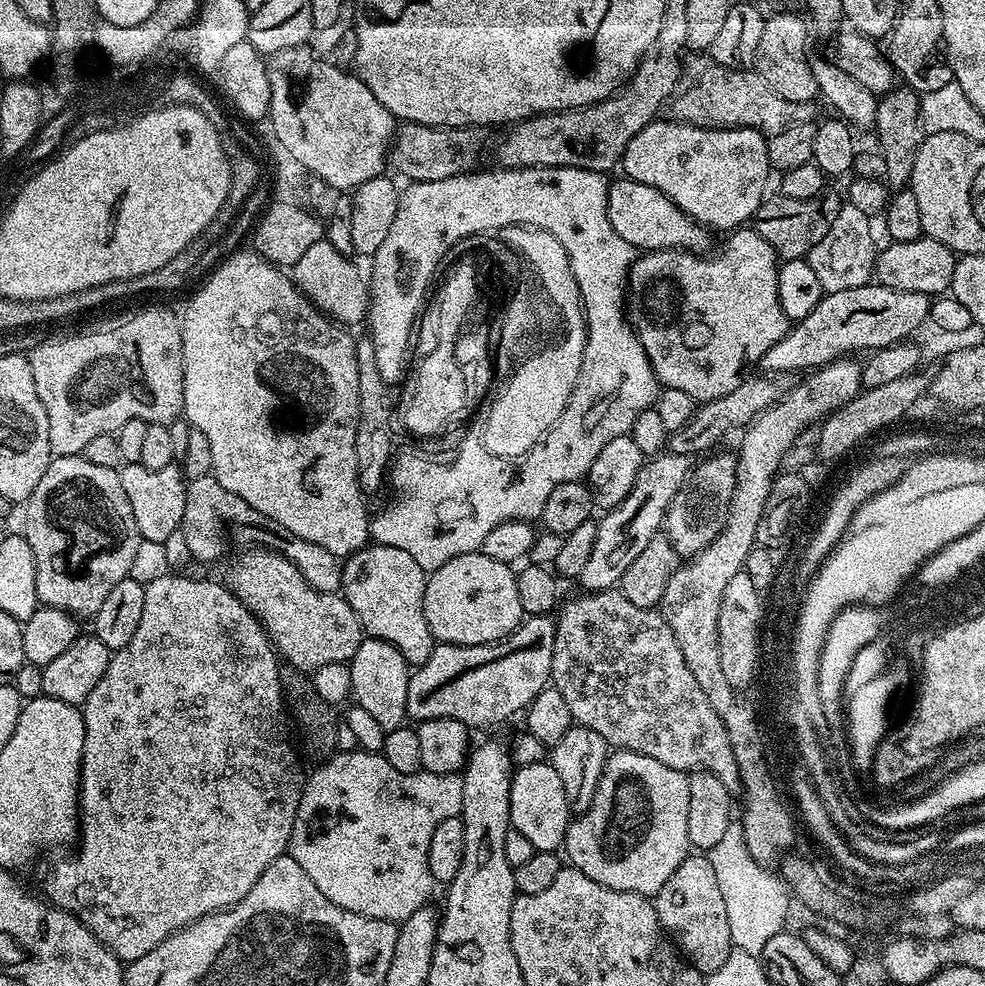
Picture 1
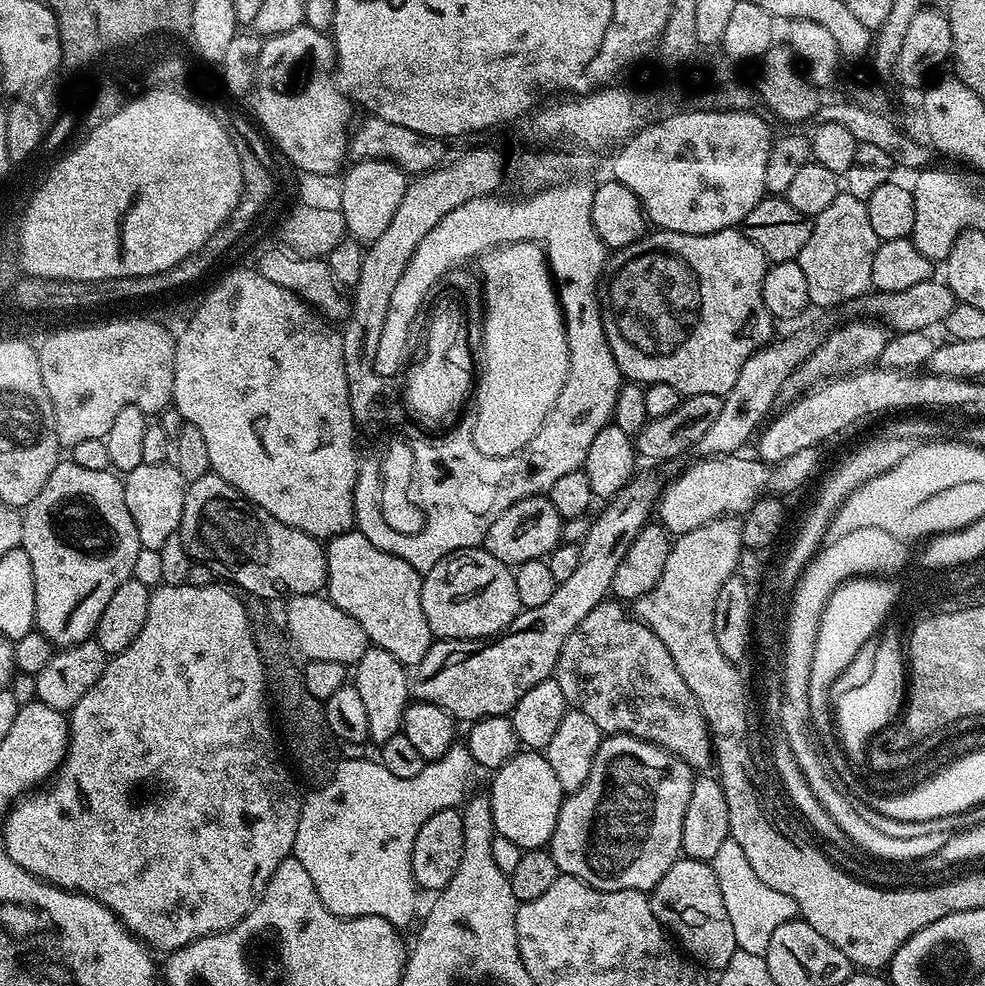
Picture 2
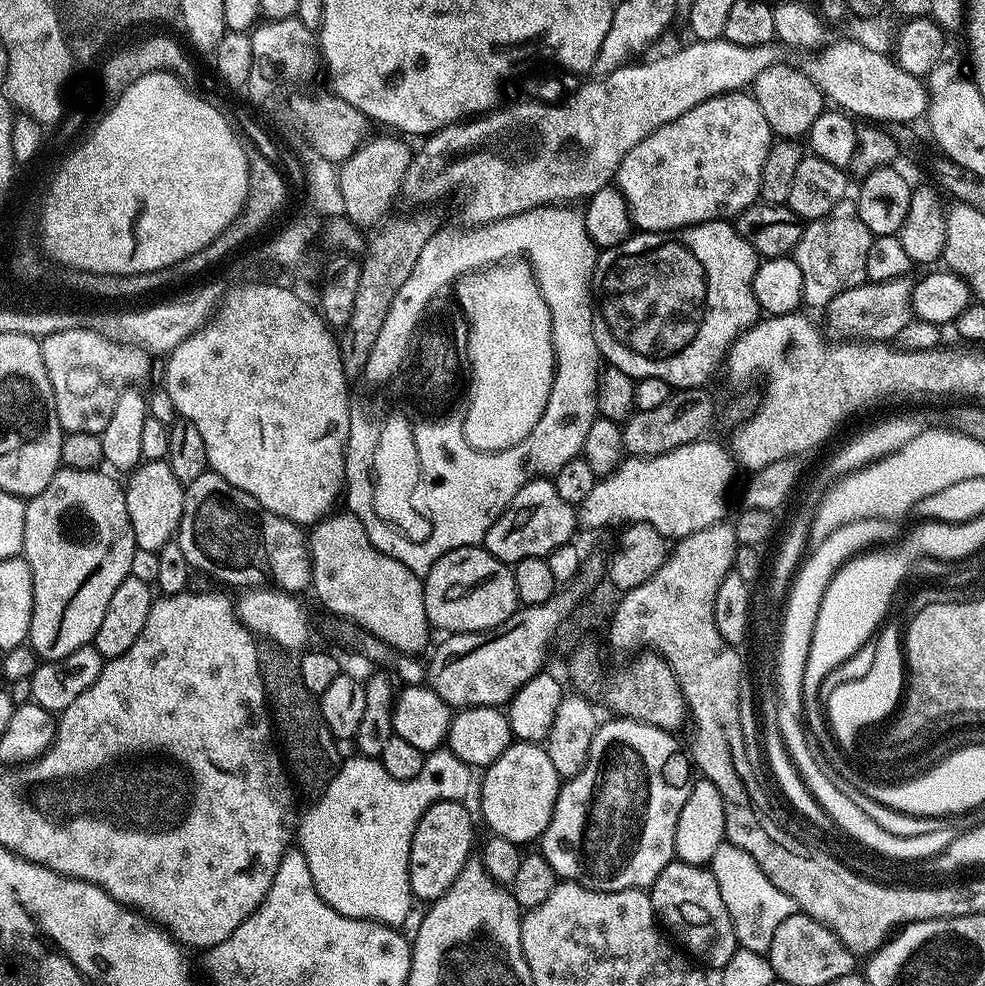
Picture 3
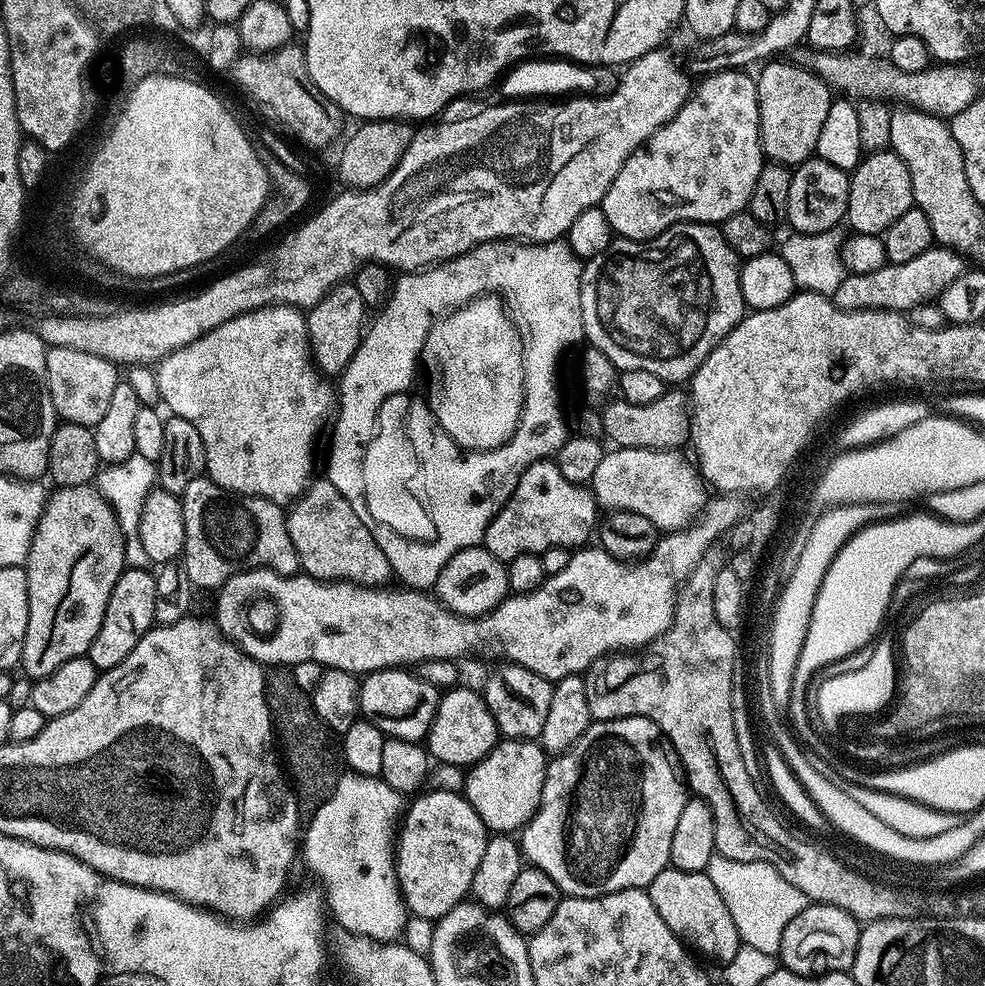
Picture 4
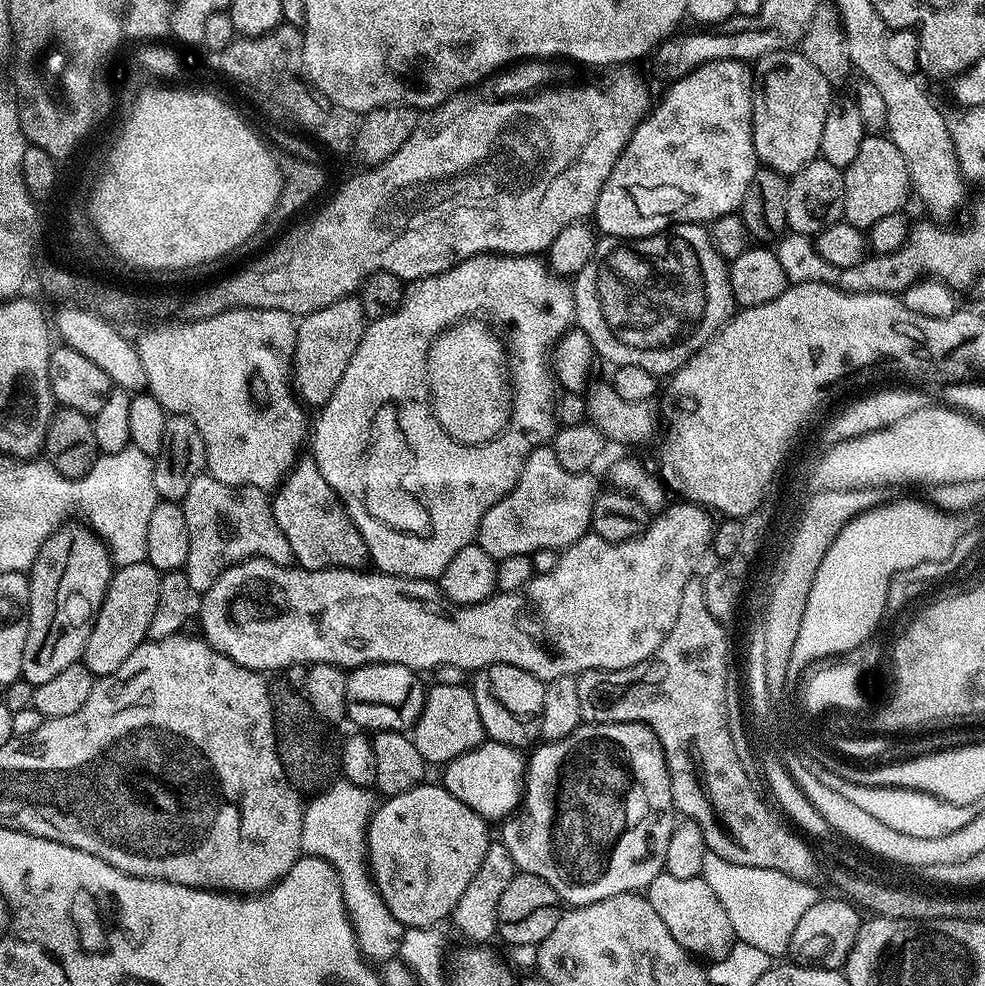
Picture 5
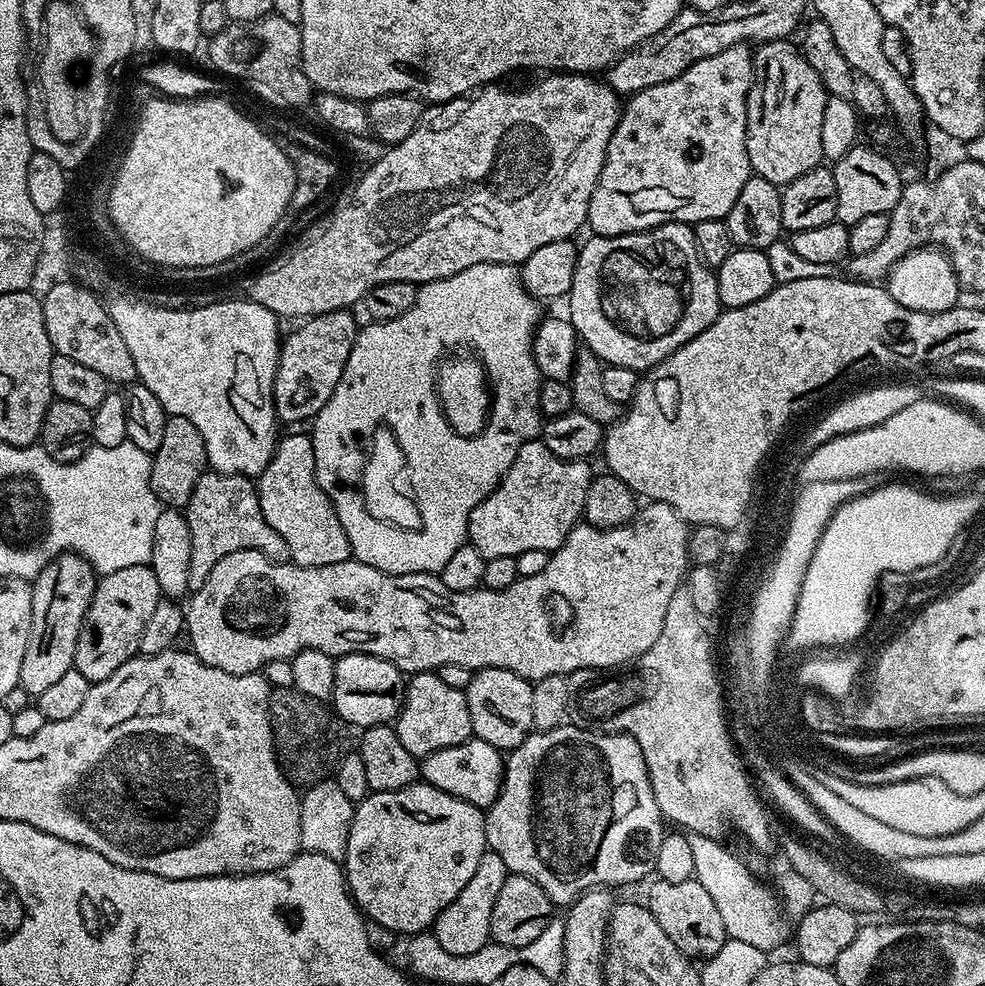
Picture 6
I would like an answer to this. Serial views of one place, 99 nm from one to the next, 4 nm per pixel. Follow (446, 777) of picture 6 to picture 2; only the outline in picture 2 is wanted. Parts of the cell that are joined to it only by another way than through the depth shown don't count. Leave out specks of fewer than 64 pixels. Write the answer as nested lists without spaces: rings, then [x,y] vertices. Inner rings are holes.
[[[521,750],[495,769],[492,780],[492,813],[496,835],[510,838],[521,850],[544,848],[558,826],[558,814],[566,793],[544,754],[536,750]]]

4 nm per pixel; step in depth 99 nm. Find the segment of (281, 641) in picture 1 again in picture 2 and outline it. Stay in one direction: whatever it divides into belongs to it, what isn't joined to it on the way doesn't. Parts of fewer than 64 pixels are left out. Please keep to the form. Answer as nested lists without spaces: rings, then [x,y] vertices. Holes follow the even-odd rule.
[[[322,594],[292,596],[289,601],[284,624],[293,647],[303,659],[342,662],[349,666],[354,666],[361,660],[370,641],[354,618],[339,610],[332,600]]]

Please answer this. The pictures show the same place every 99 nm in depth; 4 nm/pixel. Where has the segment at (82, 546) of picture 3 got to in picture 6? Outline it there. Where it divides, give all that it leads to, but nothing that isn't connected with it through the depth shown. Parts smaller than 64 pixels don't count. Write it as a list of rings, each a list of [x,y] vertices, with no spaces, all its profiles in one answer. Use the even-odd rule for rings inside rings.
[[[65,551],[55,560],[45,563],[32,584],[32,625],[26,654],[22,658],[19,687],[25,688],[29,697],[42,694],[66,670],[74,667],[72,659],[78,634],[84,625],[84,616],[96,589],[97,573],[91,564],[74,552]]]

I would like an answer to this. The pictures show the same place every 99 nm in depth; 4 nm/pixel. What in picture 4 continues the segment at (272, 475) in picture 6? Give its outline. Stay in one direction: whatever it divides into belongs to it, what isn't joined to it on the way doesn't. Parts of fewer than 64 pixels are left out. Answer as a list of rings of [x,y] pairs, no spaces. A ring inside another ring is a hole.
[[[326,478],[313,479],[291,508],[287,513],[290,542],[294,542],[301,569],[307,575],[325,582],[351,582],[366,588],[379,588],[393,579],[390,562],[378,550],[374,534],[366,530],[362,518],[354,514],[354,506]]]

